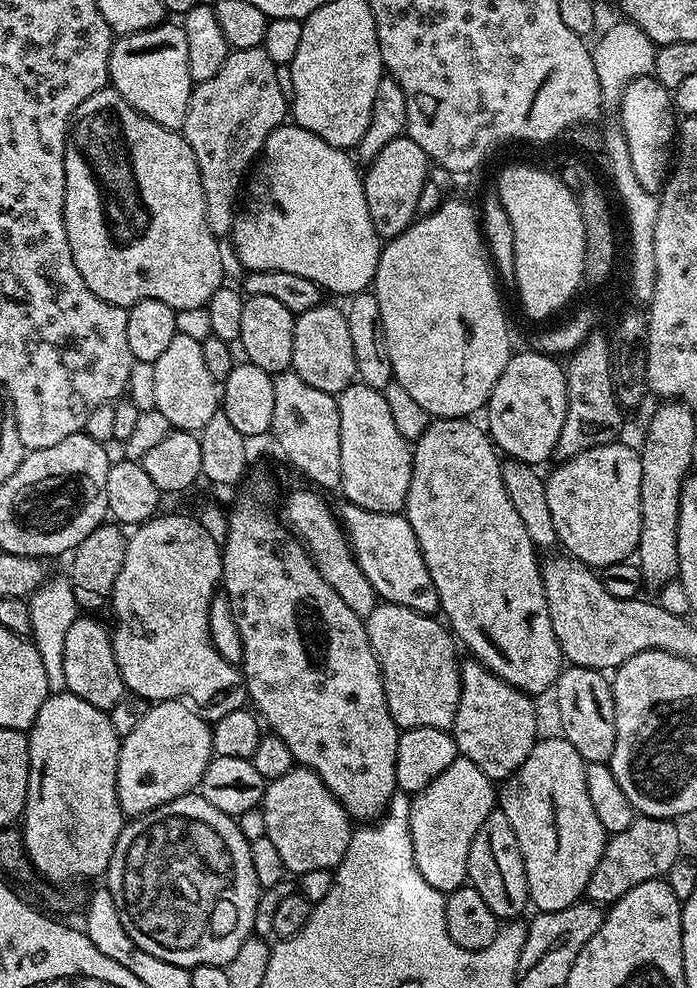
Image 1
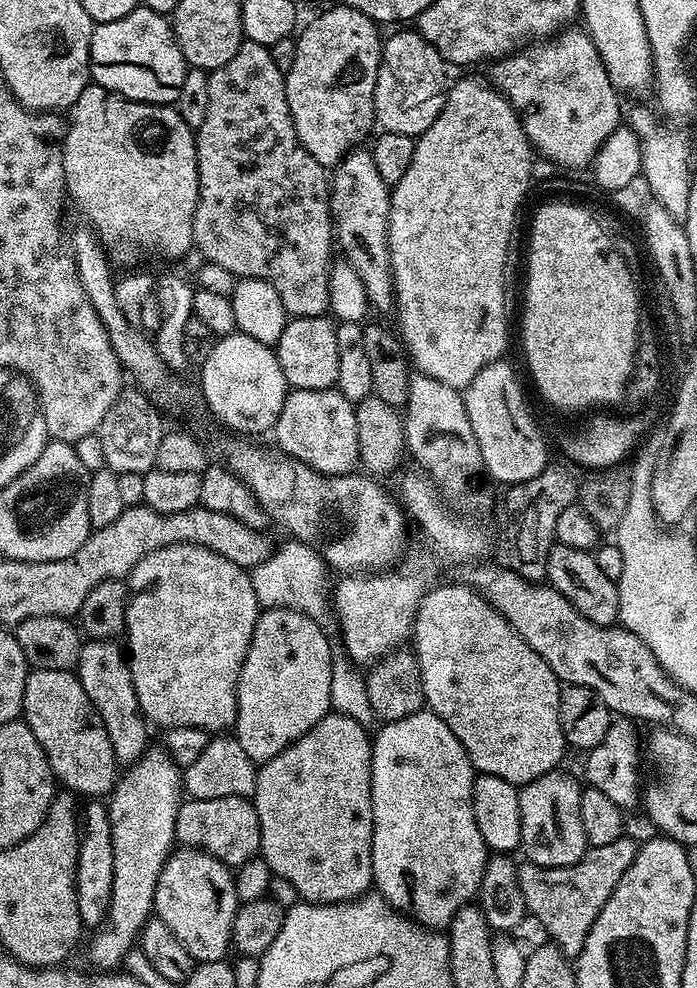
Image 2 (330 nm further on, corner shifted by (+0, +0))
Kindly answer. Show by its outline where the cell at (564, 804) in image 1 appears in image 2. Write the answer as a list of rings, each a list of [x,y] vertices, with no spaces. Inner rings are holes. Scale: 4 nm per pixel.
[[[565,770],[547,772],[542,778],[520,788],[520,809],[522,810],[522,838],[520,848],[525,852],[527,863],[557,868],[577,864],[590,845],[586,830],[582,830],[582,806],[579,784]]]

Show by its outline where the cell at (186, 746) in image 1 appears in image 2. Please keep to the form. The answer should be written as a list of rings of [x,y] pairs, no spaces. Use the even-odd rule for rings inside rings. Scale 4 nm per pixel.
[[[149,747],[125,772],[128,773],[117,779],[107,801],[114,842],[114,886],[108,915],[88,944],[88,960],[92,963],[89,965],[96,970],[119,969],[153,915],[158,874],[162,874],[162,866],[174,851],[178,810],[184,792],[182,769],[163,747]]]

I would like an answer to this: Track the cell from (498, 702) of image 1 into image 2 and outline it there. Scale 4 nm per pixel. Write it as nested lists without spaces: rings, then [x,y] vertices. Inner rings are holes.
[[[463,582],[444,584],[441,588],[429,587],[425,591],[424,597],[420,599],[420,605],[416,611],[416,623],[412,625],[411,639],[416,640],[414,651],[420,667],[424,703],[438,718],[442,718],[442,722],[446,722],[446,726],[450,726],[454,738],[458,738],[458,742],[462,742],[472,767],[477,773],[494,778],[506,778],[506,782],[523,786],[534,782],[534,778],[542,778],[542,774],[555,772],[561,767],[560,759],[563,758],[564,752],[566,753],[562,722],[560,721],[561,681],[557,680],[554,670],[550,670],[550,666],[546,666],[546,662],[542,662],[540,655],[534,650],[530,650],[528,643],[516,633],[510,626],[510,622],[506,622],[506,618],[486,597]]]

